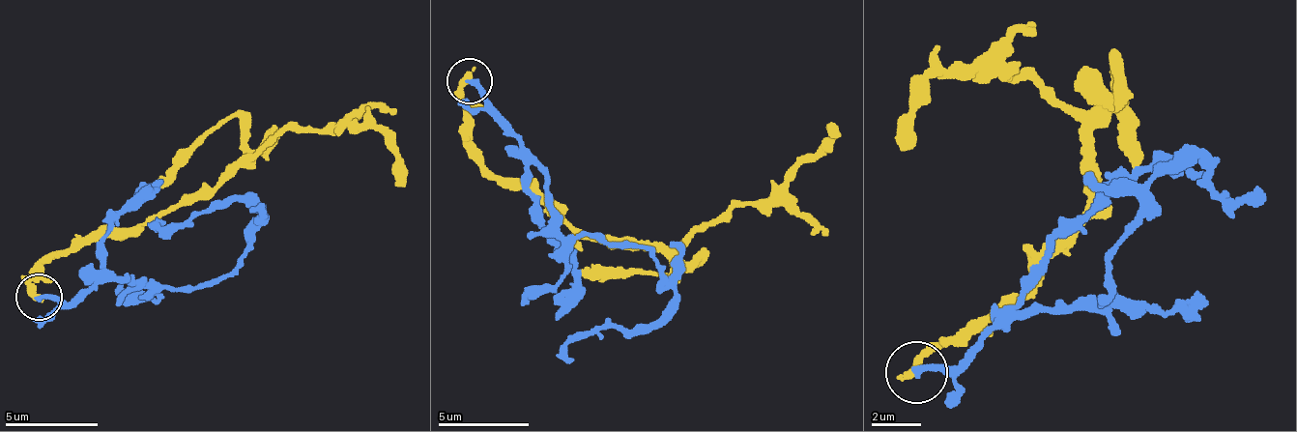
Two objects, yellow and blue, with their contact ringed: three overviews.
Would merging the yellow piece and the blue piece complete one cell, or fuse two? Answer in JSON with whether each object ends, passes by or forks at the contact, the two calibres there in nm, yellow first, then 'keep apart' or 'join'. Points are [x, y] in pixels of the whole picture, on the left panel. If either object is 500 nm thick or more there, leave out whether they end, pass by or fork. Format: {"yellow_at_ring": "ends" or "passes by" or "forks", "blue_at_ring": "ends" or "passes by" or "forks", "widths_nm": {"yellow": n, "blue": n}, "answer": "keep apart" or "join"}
{"yellow_at_ring": "ends", "blue_at_ring": "ends", "widths_nm": {"yellow": 380, "blue": 280}, "answer": "keep apart"}

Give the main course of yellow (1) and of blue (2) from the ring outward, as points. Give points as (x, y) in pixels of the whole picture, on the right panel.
1: (918, 371), (932, 348), (998, 322), (1089, 204), (1081, 126), (1037, 80), (956, 65), (920, 84), (898, 147)
2: (917, 370), (963, 364), (989, 329), (1033, 309), (1098, 304), (1153, 184), (1194, 157), (1225, 196), (1256, 190)

